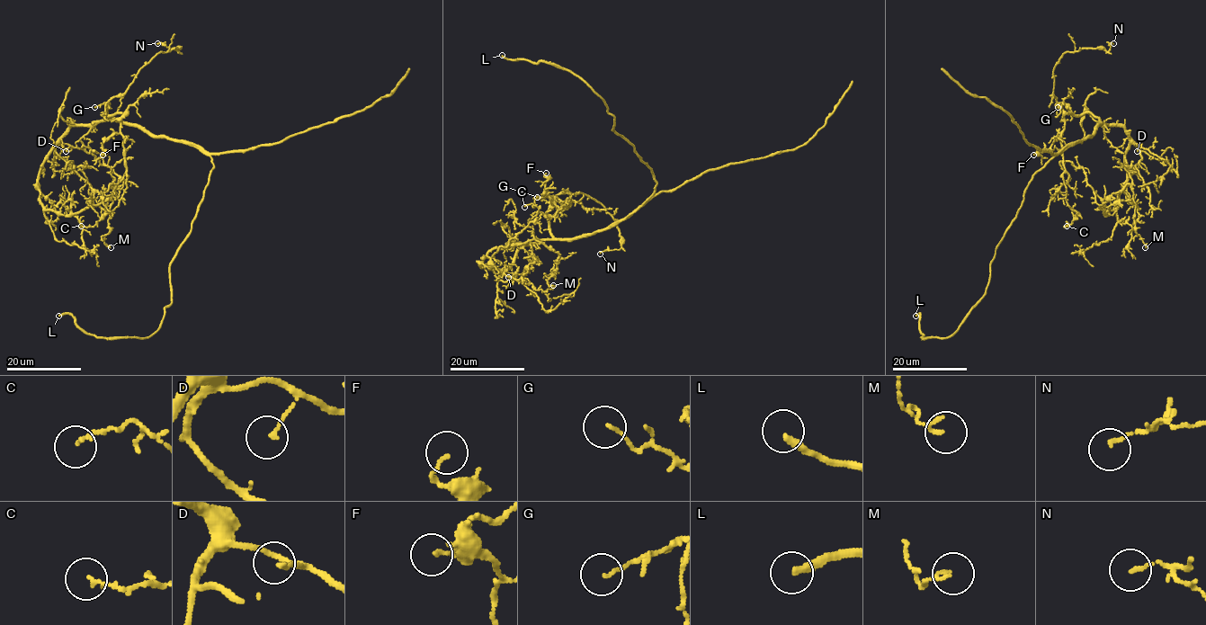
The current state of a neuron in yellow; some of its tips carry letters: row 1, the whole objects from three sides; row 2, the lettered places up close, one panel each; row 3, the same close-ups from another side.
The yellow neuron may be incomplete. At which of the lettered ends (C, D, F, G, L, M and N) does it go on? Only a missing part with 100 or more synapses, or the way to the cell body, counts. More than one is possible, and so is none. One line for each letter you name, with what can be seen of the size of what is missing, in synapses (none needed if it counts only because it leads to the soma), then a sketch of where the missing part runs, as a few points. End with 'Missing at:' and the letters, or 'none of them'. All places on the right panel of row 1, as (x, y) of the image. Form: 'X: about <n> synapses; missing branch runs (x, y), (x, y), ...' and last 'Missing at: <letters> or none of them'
Missing at: none of them

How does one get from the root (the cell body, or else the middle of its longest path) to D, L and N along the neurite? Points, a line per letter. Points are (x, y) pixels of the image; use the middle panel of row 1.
D: (611, 223), (576, 238), (541, 240), (523, 245), (516, 253), (514, 261), (503, 272), (512, 277), (508, 277)
L: (611, 223), (628, 218), (654, 191), (651, 170), (613, 129), (614, 117), (580, 78), (544, 61), (502, 55)
N: (611, 223), (556, 238), (549, 198), (582, 192), (603, 207), (620, 247), (600, 254)

